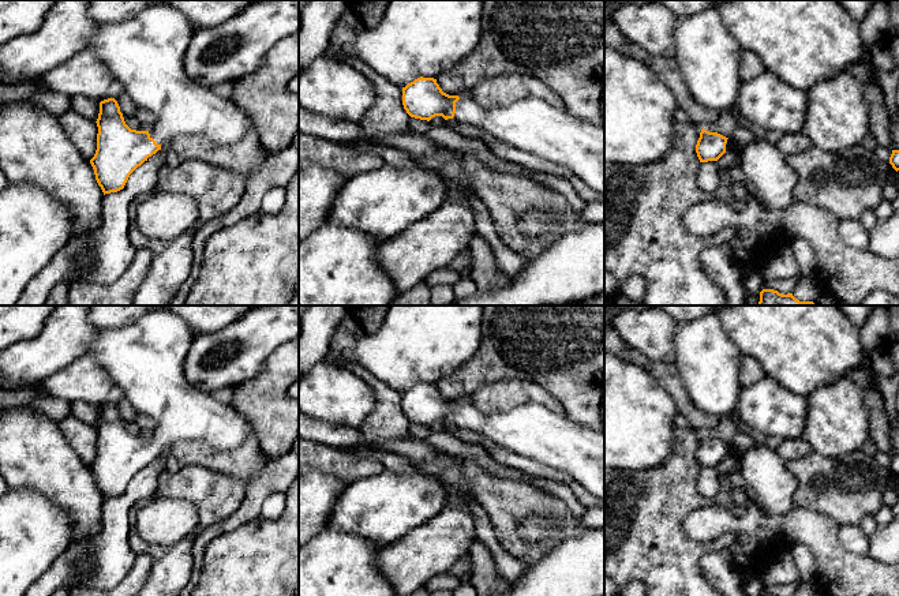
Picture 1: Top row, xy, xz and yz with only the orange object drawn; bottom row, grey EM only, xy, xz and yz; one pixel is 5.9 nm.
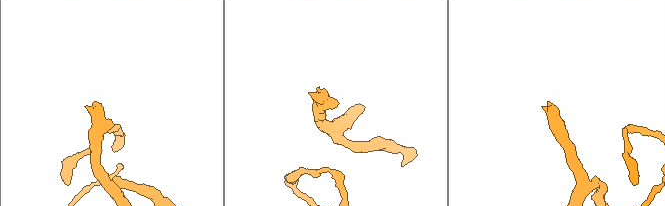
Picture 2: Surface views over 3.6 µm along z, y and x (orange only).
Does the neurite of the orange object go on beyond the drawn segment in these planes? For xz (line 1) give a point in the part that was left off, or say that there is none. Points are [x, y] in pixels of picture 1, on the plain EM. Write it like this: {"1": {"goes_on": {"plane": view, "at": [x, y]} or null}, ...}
{"1": {"goes_on": {"plane": "xz", "at": [531, 430]}}}

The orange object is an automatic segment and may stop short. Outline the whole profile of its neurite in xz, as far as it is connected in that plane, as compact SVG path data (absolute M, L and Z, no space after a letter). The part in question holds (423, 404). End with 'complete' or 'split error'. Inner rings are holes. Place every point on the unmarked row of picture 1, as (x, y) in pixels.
M417 383L402 393L402 411L411 423L456 424L535 460L566 472L604 499L604 431L592 430L566 415L528 402L509 411L483 411L442 397L437 385Z | split error

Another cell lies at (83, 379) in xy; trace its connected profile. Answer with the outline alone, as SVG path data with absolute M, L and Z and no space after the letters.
M89 353L48 376L41 386L50 397L68 402L85 401L98 408L108 404L117 405L123 397L120 387Z

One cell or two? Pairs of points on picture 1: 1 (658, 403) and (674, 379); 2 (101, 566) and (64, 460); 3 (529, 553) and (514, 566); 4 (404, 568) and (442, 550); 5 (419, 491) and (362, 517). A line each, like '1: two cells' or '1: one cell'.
1: two cells
2: two cells
3: two cells
4: one cell
5: one cell

